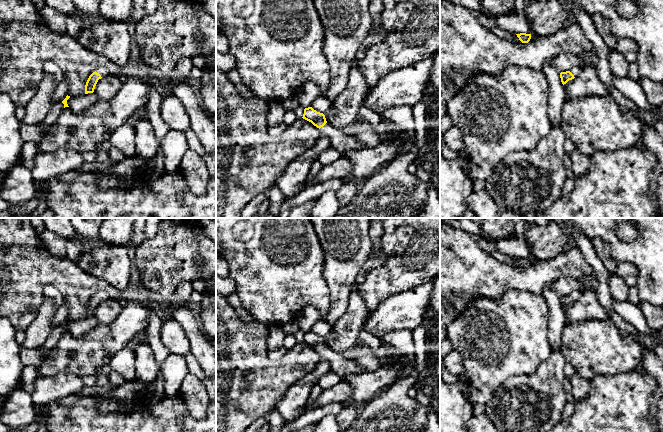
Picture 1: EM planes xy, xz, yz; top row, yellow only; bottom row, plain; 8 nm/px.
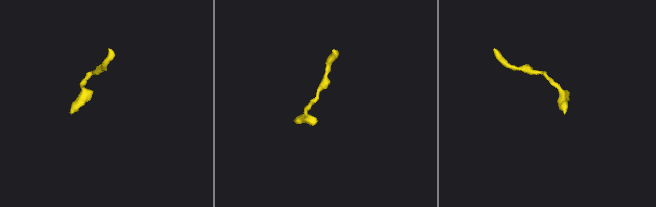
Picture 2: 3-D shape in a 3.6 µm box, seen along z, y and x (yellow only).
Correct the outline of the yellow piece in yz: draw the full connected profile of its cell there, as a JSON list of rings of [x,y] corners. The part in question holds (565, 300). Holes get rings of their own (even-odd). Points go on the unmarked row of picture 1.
[[[573,291],[572,293],[570,293],[569,295],[566,296],[561,296],[560,297],[560,302],[561,302],[561,306],[562,308],[566,308],[569,304],[574,303],[575,301],[577,301],[579,299],[581,295],[581,292],[579,291]]]

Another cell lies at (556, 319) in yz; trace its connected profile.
[[[553,283],[545,285],[542,297],[548,304],[548,338],[552,351],[561,350],[561,335],[566,326],[565,315]]]

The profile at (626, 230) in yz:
[[[629,218],[617,220],[617,235],[622,241],[632,241],[638,236],[637,226]]]

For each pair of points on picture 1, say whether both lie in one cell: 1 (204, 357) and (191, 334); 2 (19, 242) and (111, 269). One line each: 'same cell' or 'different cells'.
1: same cell
2: different cells

